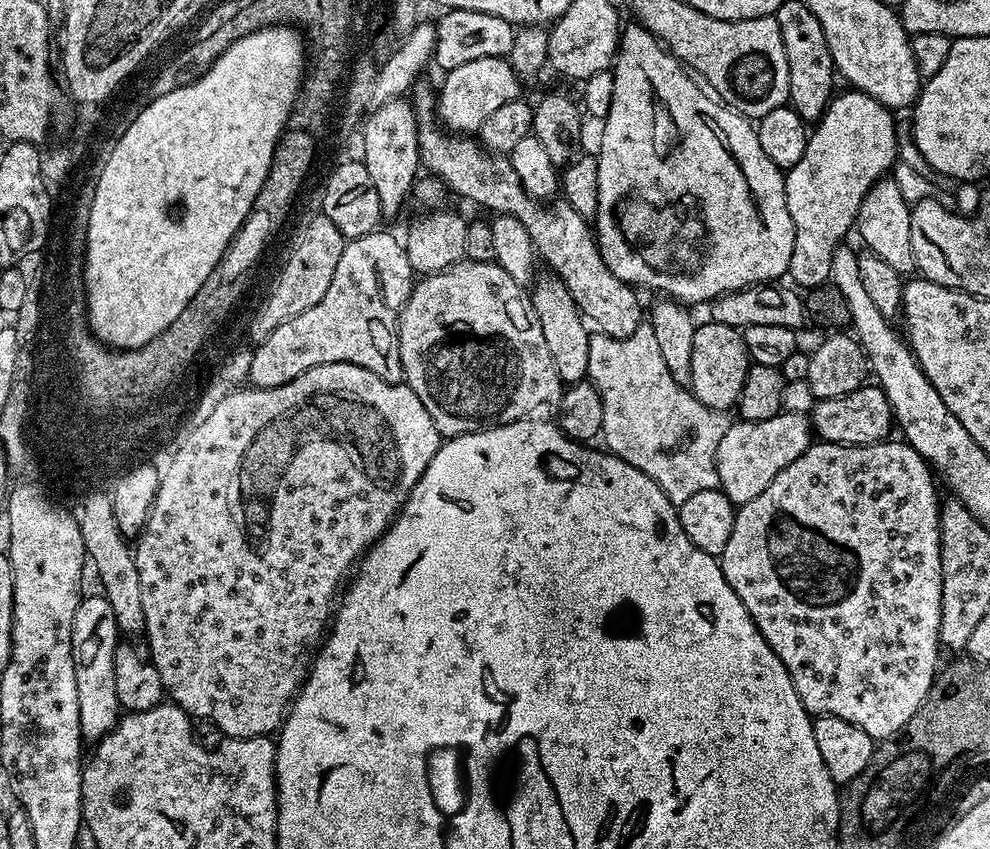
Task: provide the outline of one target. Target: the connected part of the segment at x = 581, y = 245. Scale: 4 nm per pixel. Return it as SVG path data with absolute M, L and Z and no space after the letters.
M428 92L418 93L416 100L414 99L414 109L421 165L425 169L429 168L433 172L431 175L447 191L449 188L462 199L489 208L489 213L518 218L518 222L522 222L522 226L526 226L530 234L535 255L539 259L541 256L552 267L549 269L560 279L585 321L599 335L630 338L630 334L634 334L634 330L638 330L645 319L645 309L644 312L640 309L640 300L636 297L637 289L617 279L604 265L600 249L596 247L593 229L579 210L563 198L541 206L520 185L520 179L512 169L511 159L485 150L467 135L445 134L441 131L434 111L433 93L432 96Z

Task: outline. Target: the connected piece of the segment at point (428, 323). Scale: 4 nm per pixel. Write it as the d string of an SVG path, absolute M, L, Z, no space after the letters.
M459 260L441 272L421 275L400 312L396 326L403 383L418 394L426 414L434 418L445 437L465 436L483 428L497 428L531 417L547 404L559 405L562 381L558 378L542 338L542 326L529 293L492 260Z

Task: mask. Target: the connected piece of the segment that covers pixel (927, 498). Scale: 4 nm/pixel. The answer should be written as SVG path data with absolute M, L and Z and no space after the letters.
M900 438L881 440L878 444L825 444L813 442L786 470L782 470L750 502L736 508L734 530L730 530L730 540L726 550L718 558L720 569L730 582L734 594L742 598L742 606L758 626L762 638L778 654L782 666L798 690L798 698L809 716L833 716L866 730L873 742L883 742L903 732L905 726L914 718L922 702L932 689L932 683L938 675L941 663L940 627L942 626L942 546L940 545L940 505L941 497L936 497L936 484L933 469L927 460L923 460L918 450L911 448Z

